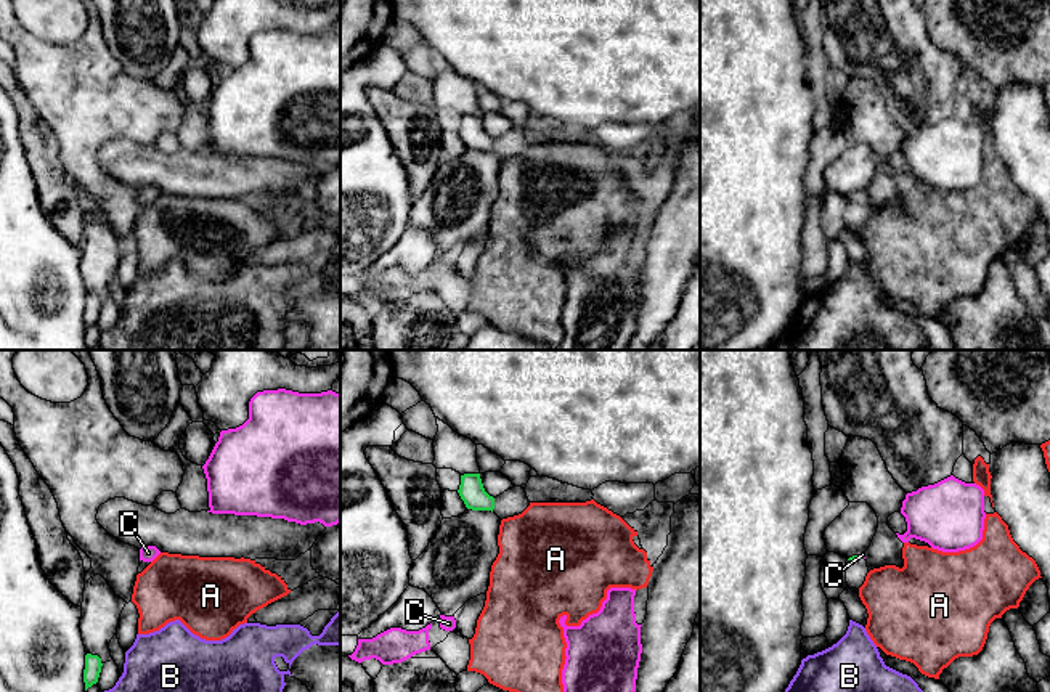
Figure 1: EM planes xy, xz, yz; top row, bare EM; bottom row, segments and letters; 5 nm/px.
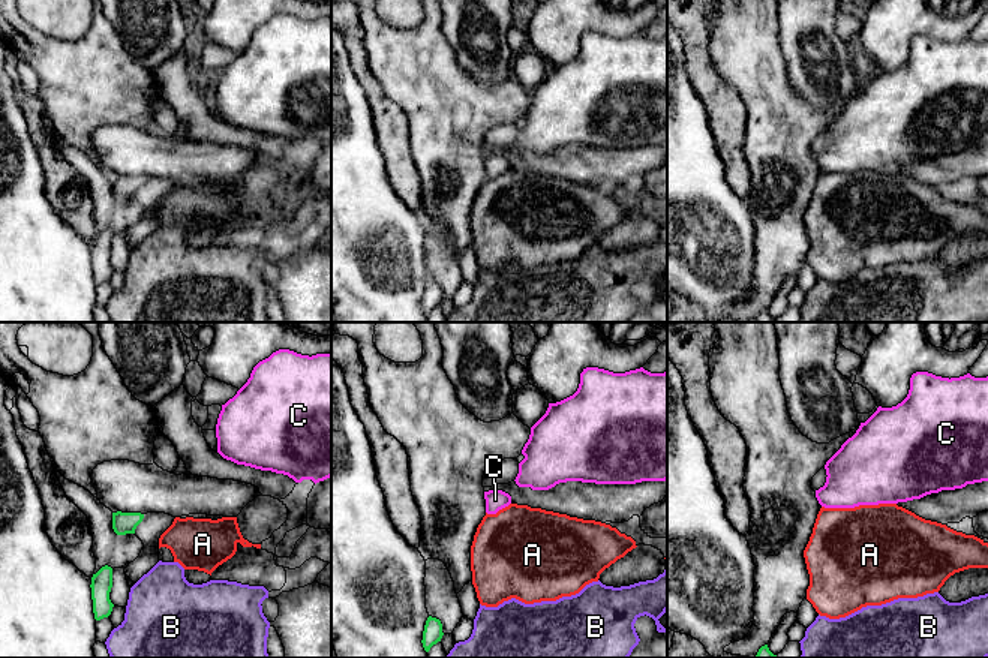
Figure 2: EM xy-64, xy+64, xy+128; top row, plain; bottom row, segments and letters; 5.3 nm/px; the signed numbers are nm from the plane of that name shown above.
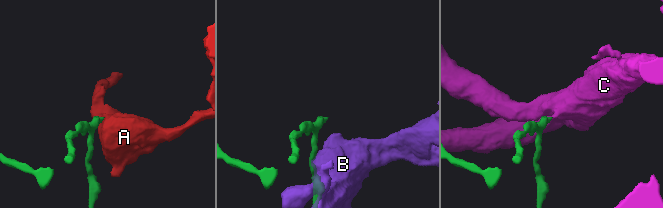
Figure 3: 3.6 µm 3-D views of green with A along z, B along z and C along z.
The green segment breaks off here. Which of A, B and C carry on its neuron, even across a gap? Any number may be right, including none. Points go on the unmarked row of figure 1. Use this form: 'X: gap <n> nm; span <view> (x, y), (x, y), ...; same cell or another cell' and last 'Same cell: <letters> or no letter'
A: gap 70 nm; span xz (492, 151), (501, 161); another cell
B: gap 60 nm; span xy (95, 323), (101, 333); another cell
C: gap 550 nm; span xy (97, 296), (143, 201); same cell
Same cell: C

